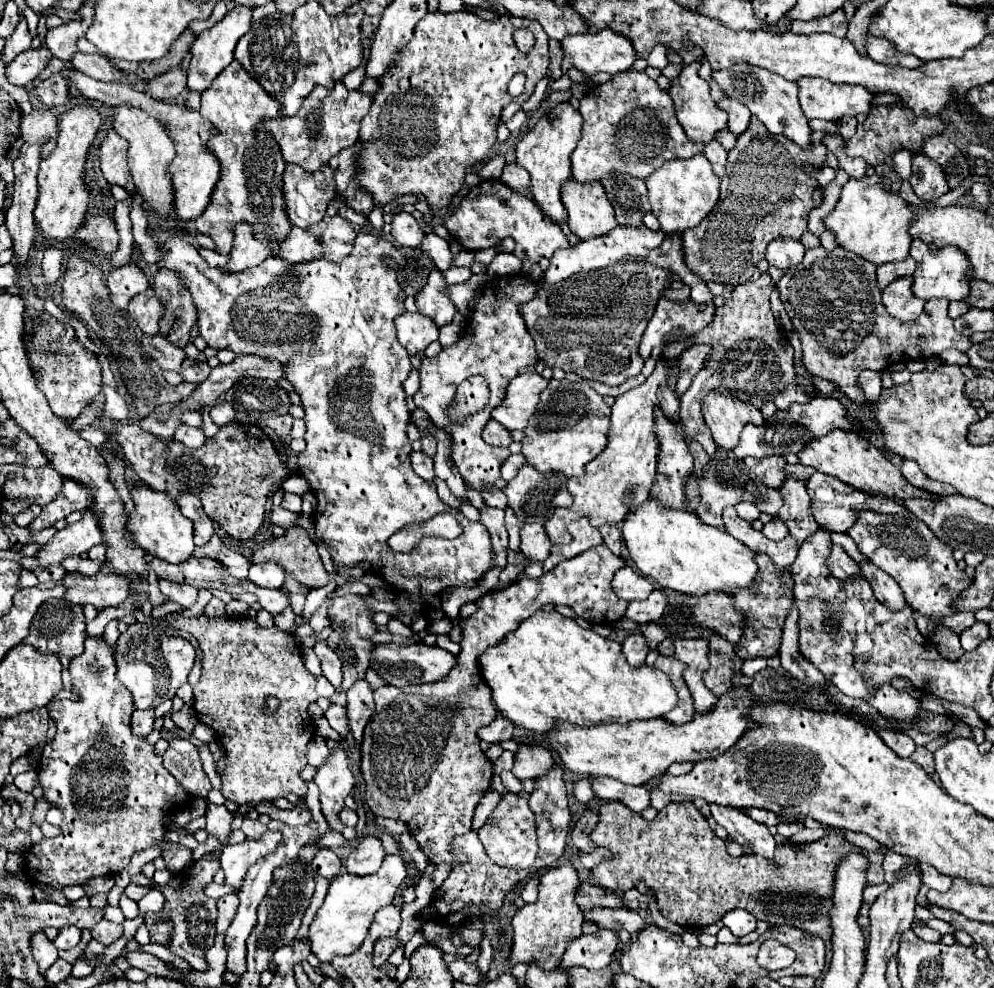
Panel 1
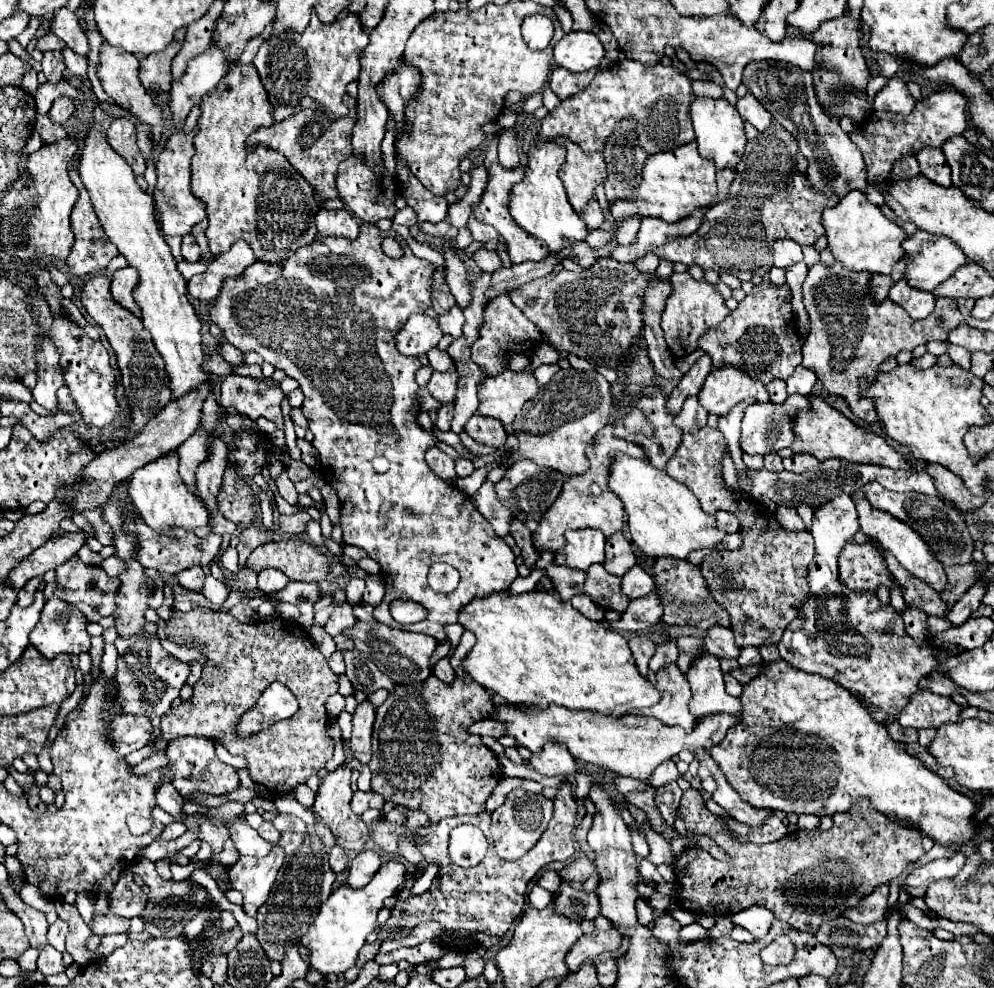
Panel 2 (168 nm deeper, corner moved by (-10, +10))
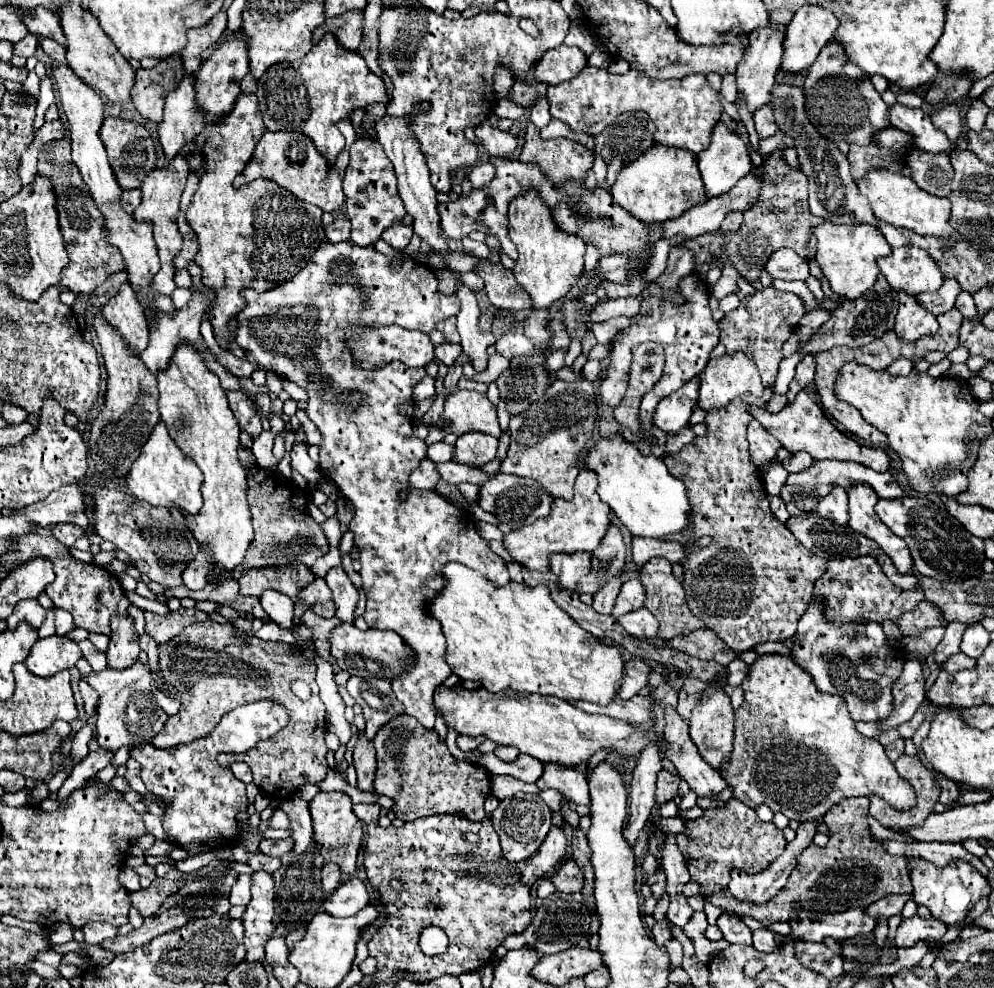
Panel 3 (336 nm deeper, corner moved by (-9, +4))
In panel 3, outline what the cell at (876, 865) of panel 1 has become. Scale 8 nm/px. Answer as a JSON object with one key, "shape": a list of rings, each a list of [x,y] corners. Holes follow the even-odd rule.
{"shape":[[[867,797],[843,799],[824,816],[823,822],[831,831],[829,843],[819,847],[811,843],[803,849],[797,859],[795,871],[789,875],[787,887],[771,899],[771,903],[743,903],[735,899],[729,889],[723,889],[715,895],[705,895],[705,903],[713,903],[731,915],[749,915],[763,925],[771,925],[775,921],[791,921],[795,919],[795,911],[811,911],[811,913],[841,913],[845,909],[865,907],[873,901],[891,895],[891,893],[911,893],[909,879],[909,859],[905,855],[889,855],[881,841],[873,839],[867,823]]]}

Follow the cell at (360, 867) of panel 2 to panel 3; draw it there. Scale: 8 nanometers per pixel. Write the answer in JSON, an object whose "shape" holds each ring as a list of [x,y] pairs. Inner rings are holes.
{"shape":[[[347,877],[331,895],[323,901],[323,911],[335,917],[355,915],[361,907],[369,903],[367,883],[359,877]]]}

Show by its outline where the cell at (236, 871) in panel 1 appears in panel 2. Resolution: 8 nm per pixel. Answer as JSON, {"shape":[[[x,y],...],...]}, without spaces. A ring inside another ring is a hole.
{"shape":[[[276,845],[268,857],[240,857],[230,867],[230,885],[244,895],[242,907],[248,917],[256,917],[268,899],[280,865],[284,865],[284,851]]]}

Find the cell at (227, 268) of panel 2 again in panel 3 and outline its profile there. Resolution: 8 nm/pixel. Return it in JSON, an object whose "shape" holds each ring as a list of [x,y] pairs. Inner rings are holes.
{"shape":[[[203,289],[203,291],[193,291],[189,303],[177,311],[173,311],[171,316],[168,314],[159,313],[155,316],[155,319],[150,323],[149,345],[147,349],[141,353],[141,359],[143,363],[147,365],[149,371],[157,373],[159,369],[165,369],[175,347],[181,343],[181,341],[197,341],[199,339],[199,325],[203,321],[203,315],[211,309],[211,303],[213,303],[213,295],[211,291]]]}

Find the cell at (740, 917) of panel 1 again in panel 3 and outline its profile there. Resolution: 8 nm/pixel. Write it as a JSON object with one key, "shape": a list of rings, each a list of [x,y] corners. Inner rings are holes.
{"shape":[[[757,929],[753,931],[753,947],[757,951],[775,951],[781,943],[781,937],[771,929]]]}

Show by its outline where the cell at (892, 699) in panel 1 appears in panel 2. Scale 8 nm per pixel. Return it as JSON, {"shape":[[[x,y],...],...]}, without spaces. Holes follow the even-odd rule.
{"shape":[[[920,689],[910,703],[904,707],[904,711],[898,717],[898,723],[902,727],[938,727],[940,723],[946,721],[958,721],[962,707],[956,705],[950,697],[936,695],[928,689]]]}

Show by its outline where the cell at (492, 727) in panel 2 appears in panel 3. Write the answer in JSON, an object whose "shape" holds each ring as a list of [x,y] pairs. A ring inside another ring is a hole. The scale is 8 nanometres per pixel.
{"shape":[[[459,735],[459,737],[457,737],[457,747],[459,747],[461,751],[473,751],[473,749],[477,749],[483,741],[485,741],[485,739],[483,739],[483,735],[477,735],[477,737]]]}

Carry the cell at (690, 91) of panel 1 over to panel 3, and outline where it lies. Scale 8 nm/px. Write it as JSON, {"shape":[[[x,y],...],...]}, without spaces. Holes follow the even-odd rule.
{"shape":[[[721,121],[715,125],[715,131],[711,133],[709,147],[703,149],[697,155],[697,159],[699,159],[699,171],[701,171],[701,177],[703,177],[703,183],[705,183],[707,197],[717,197],[721,193],[727,193],[731,187],[735,187],[735,183],[741,177],[745,177],[753,169],[753,163],[751,163],[751,157],[749,157],[745,141],[739,137],[737,131],[731,131]]]}

